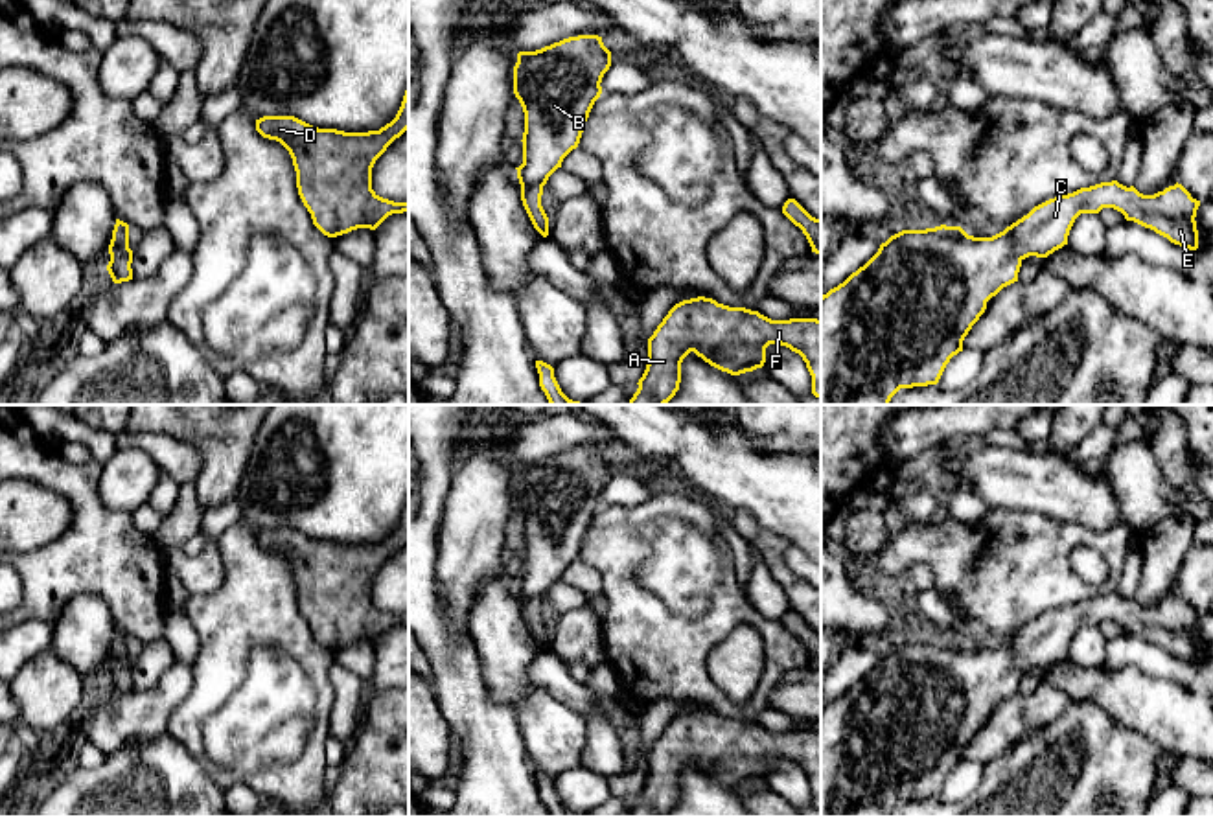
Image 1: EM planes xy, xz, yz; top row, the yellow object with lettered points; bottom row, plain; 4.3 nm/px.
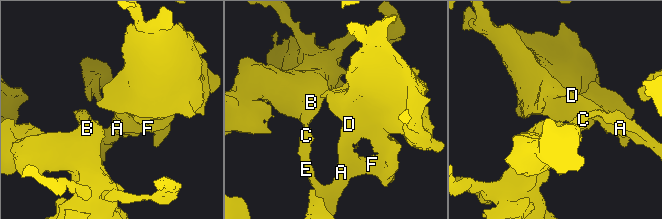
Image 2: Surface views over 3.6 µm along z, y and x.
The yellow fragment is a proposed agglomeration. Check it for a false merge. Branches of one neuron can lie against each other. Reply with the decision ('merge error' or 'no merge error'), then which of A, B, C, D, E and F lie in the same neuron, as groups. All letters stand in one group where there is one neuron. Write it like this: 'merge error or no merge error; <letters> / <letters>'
no merge error; A B C D E F

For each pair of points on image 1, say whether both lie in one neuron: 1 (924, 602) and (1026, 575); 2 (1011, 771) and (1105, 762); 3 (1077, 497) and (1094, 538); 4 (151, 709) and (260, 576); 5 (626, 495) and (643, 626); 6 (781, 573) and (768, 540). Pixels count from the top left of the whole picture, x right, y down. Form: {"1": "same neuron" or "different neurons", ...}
{"1": "different neurons", "2": "same neuron", "3": "different neurons", "4": "different neurons", "5": "different neurons", "6": "same neuron"}

